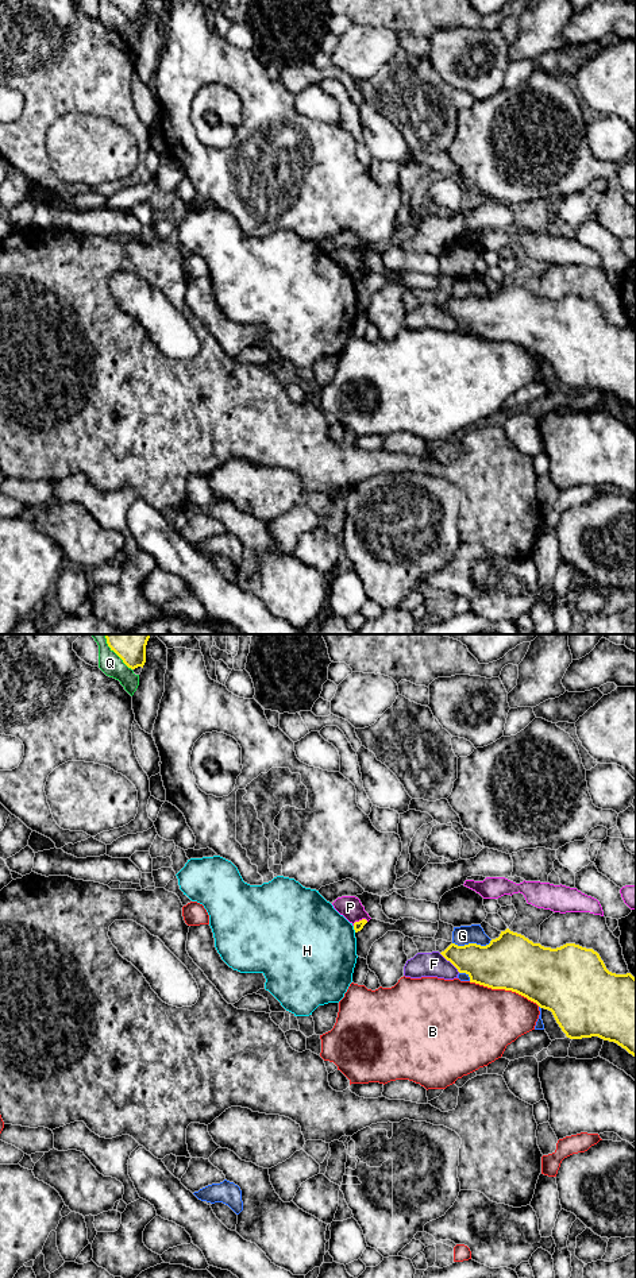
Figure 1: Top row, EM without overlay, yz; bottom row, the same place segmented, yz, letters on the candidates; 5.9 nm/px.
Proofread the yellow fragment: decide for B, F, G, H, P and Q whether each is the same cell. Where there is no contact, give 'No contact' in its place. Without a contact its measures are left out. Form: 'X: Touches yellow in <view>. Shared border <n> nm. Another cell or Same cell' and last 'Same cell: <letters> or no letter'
B: Touches yellow in yz. Shared border 440 nm. Another cell
F: Touches yellow in yz. Shared border 170 nm. Another cell
G: Touches yellow in yz. Shared border 240 nm. Another cell
H: Touches yellow in yz. Shared border 40 nm. Another cell
P: Touches yellow in yz. Shared border 100 nm. Another cell
Q: Touches yellow in yz. Shared border 190 nm. Another cell
Same cell: no letter

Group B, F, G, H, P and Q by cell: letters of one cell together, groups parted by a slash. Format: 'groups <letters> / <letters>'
groups B / F / G / H / P / Q

